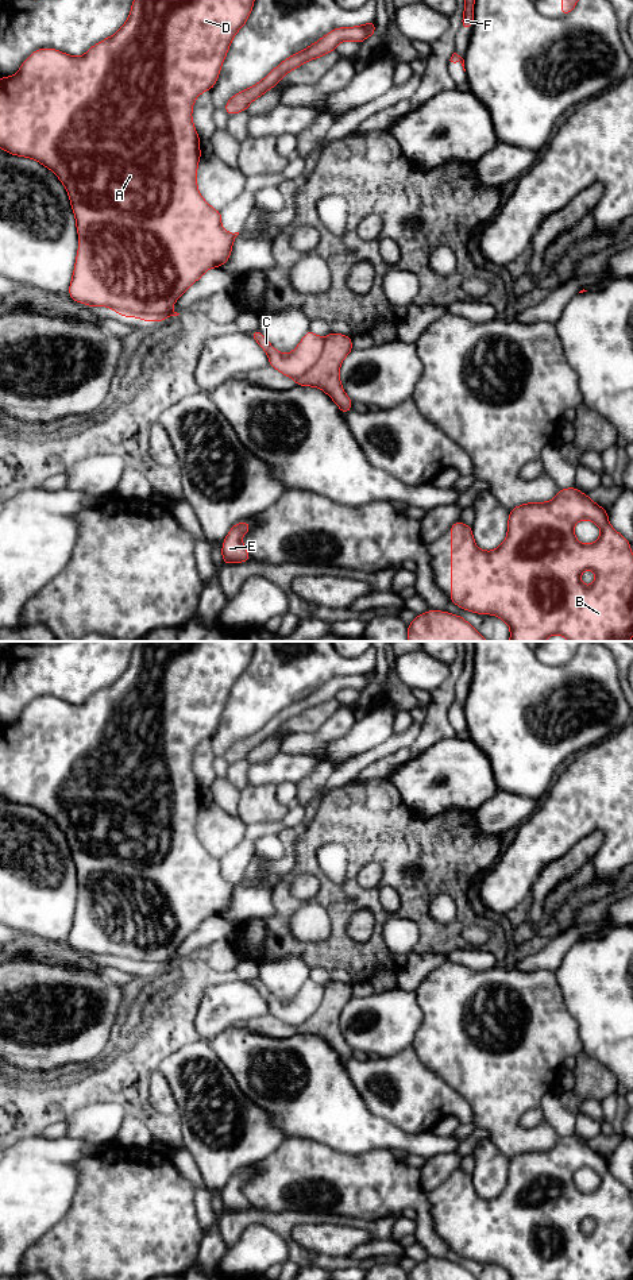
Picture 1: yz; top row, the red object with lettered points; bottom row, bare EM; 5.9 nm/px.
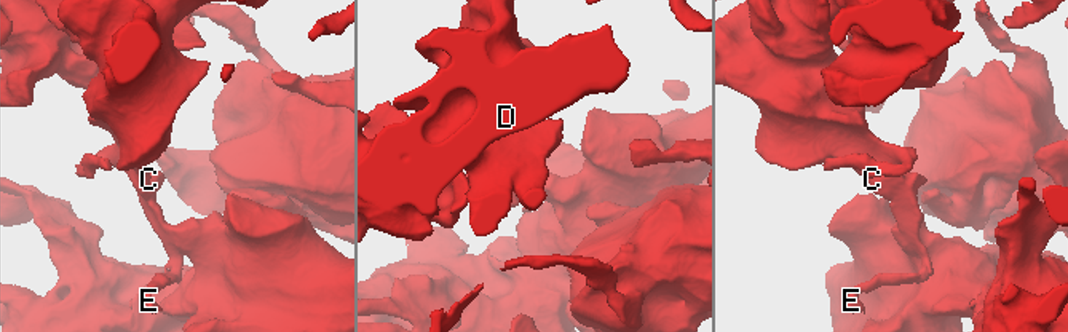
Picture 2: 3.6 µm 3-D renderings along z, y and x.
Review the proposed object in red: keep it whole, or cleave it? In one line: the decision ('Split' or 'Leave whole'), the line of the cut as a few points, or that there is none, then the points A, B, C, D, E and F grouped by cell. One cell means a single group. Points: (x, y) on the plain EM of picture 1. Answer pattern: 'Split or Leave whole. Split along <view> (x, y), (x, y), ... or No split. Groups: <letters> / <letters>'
Split. Split along yz (325, 986), (319, 1009), (296, 1029). Groups: A B C D F / E

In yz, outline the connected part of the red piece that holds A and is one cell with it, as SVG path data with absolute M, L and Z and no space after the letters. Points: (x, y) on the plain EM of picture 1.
M136 641L128 668L119 679L92 694L82 705L72 705L55 697L39 697L22 712L15 724L0 726L0 797L18 805L36 807L53 818L65 833L76 864L78 901L69 944L89 955L109 955L127 965L163 969L180 961L171 953L209 917L223 914L232 899L239 880L227 880L221 875L221 861L213 857L197 837L197 814L201 806L200 786L193 774L194 748L211 739L217 729L221 713L235 682L247 670L255 641Z

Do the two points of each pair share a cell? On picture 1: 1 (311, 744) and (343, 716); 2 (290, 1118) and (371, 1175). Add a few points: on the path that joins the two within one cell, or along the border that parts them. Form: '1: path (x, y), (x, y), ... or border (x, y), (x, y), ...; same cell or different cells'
1: path (319, 741), (336, 724); same cell
2: border (305, 1137), (320, 1141), (340, 1152), (366, 1153); different cells

